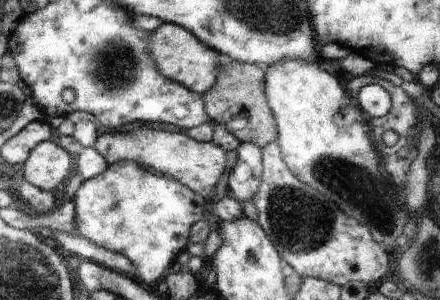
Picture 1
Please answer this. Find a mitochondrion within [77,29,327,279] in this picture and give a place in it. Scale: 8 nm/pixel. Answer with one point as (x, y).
(120, 67)

